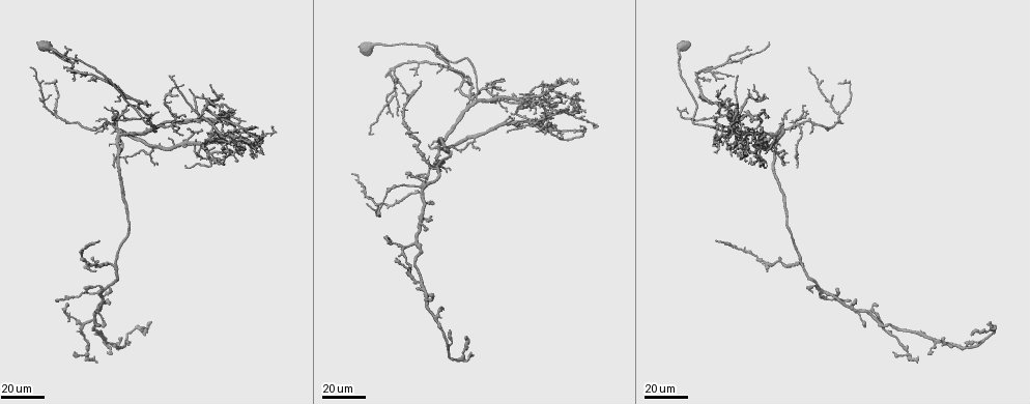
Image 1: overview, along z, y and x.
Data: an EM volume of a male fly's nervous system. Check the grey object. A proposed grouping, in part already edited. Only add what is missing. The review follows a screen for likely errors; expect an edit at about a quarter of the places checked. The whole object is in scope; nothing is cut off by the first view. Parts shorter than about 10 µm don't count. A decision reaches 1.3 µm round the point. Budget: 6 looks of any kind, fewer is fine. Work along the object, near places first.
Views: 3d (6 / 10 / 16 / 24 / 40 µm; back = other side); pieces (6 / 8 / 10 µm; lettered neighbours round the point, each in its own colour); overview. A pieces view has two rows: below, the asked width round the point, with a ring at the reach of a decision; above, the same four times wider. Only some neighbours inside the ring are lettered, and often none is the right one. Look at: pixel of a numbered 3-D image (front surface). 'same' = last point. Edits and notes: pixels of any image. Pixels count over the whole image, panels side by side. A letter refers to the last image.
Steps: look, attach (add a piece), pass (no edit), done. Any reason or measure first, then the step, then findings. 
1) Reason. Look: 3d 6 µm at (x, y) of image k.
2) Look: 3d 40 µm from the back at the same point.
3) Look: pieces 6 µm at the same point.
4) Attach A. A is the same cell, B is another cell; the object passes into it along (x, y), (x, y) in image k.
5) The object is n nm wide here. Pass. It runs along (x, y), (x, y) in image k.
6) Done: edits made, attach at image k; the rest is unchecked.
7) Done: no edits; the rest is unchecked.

An open end. Look: 3d 40 µm at (432, 214) of image 1.

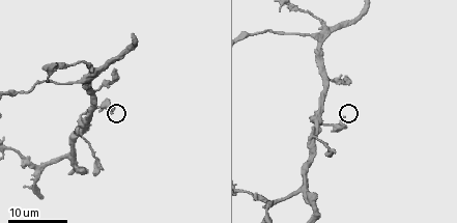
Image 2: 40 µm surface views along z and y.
Look: pieces 6 µm at (111, 112) of image 2.

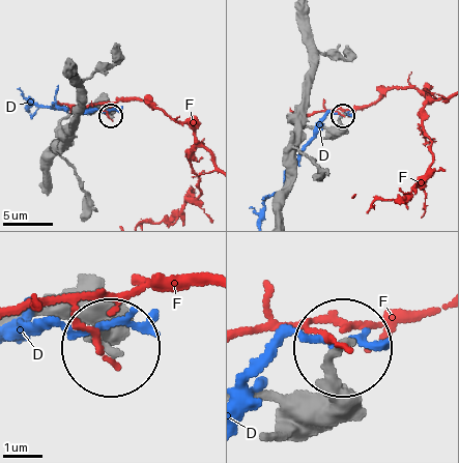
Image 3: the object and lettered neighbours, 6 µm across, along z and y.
Pass. D and F are other cells; it runs along (249, 397), (314, 394), (335, 351) in image 3; no lettered piece goes on from it.

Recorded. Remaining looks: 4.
Branch stops here. Look: 3d 40 µm at (737, 108) of image 1.

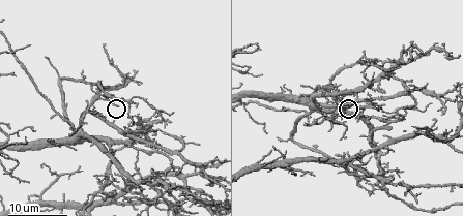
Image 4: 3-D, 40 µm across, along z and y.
Look: 3d 6 µm at (119, 107) of image 4.

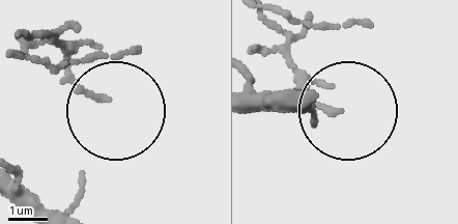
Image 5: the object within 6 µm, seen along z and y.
See the neighbours. Look: pieces 6 µm at (337, 114) of image 5.

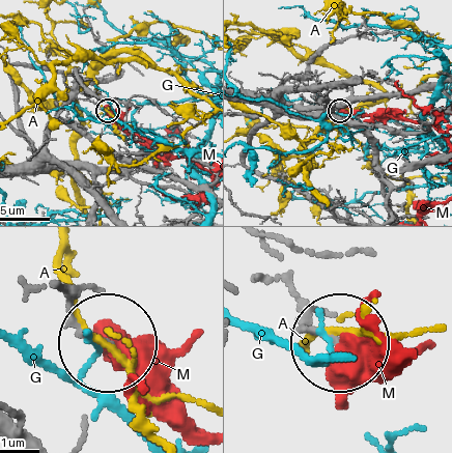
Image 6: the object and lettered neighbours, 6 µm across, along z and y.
Pass. A, G and M are other cells; none of them fits.

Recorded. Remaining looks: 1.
Done: no edits; the rest is unchecked.

